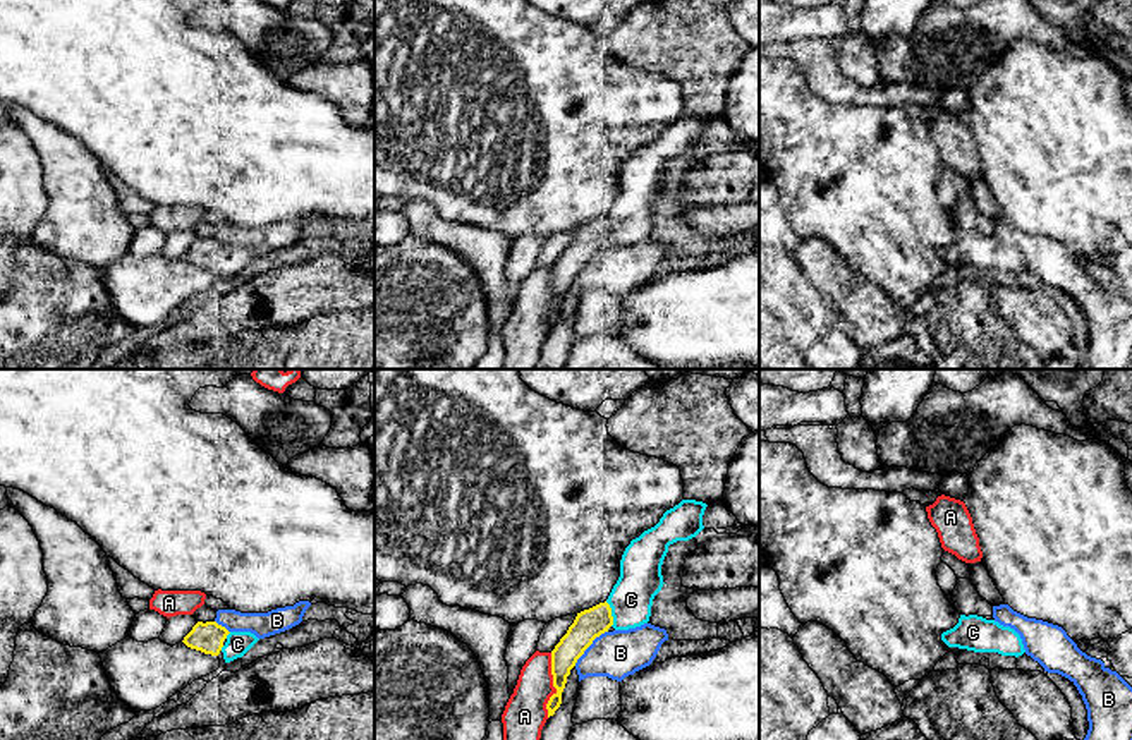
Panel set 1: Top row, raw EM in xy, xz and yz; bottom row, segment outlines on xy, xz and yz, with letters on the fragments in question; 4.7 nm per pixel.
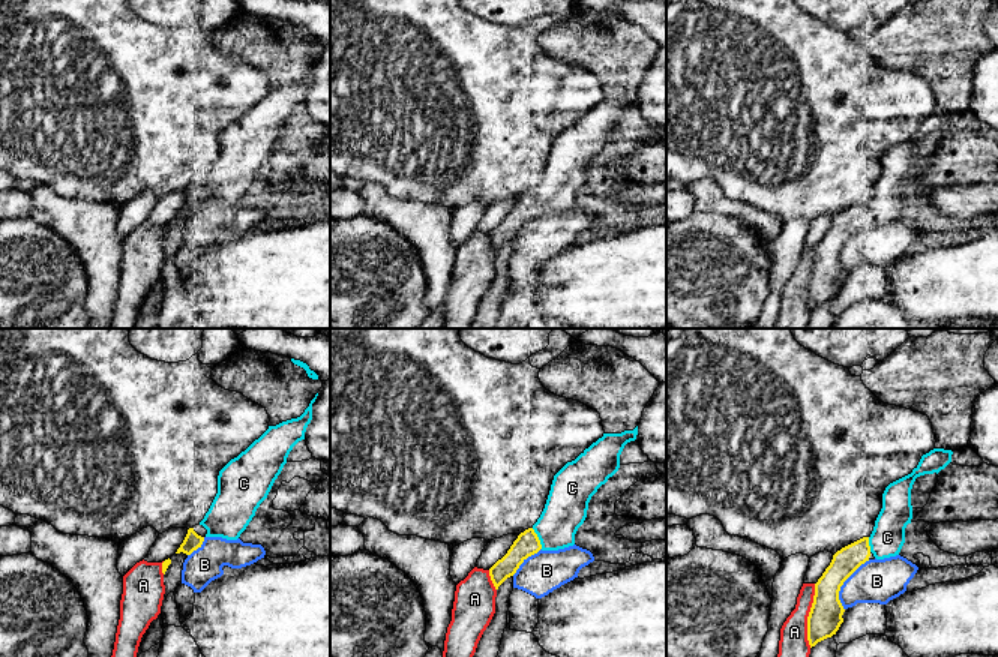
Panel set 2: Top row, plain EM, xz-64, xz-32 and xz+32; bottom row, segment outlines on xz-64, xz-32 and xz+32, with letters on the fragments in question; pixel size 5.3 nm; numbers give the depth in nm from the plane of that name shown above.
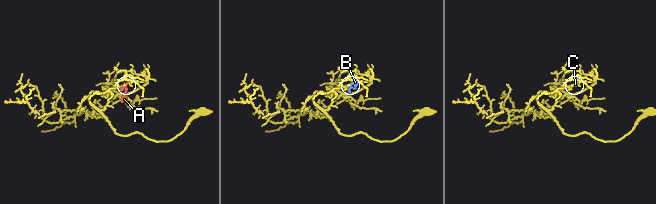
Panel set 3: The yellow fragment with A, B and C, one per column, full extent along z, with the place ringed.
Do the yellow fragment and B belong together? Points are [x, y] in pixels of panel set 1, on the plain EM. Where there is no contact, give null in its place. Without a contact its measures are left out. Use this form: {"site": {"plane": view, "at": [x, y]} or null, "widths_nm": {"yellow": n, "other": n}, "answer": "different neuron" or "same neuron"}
{"site": {"plane": "xz", "at": [590, 260]}, "widths_nm": {"yellow": 140, "other": 220}, "answer": "different neuron"}

